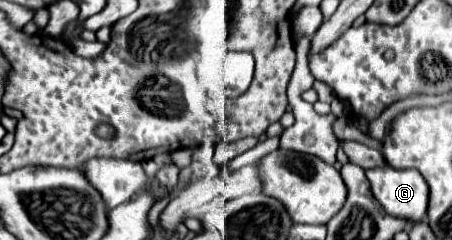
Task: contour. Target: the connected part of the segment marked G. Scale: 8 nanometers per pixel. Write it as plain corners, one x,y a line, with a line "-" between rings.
390,165
366,171
372,195
388,215
418,223
426,217
428,187
416,169
392,169

